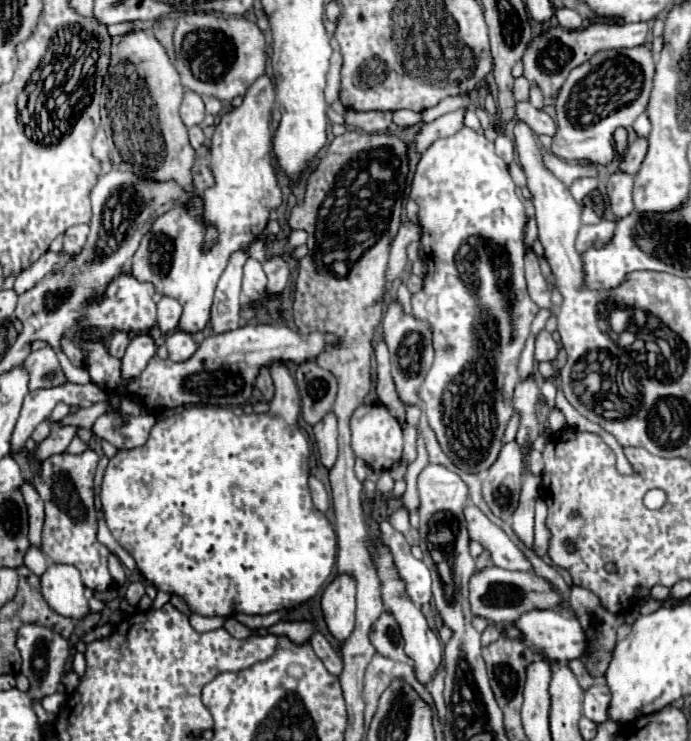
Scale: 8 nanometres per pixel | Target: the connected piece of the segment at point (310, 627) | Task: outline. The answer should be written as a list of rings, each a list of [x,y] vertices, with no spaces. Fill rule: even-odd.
[[[278,622],[278,624],[270,626],[268,632],[274,636],[286,634],[290,640],[300,644],[300,642],[308,640],[308,636],[314,632],[314,624],[310,624],[310,622]]]

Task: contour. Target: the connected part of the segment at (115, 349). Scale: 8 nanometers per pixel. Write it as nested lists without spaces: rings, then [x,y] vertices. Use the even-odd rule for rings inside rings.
[[[118,332],[118,336],[112,336],[110,338],[110,344],[108,344],[108,352],[116,358],[122,358],[124,352],[126,352],[126,346],[130,342],[130,336],[126,336],[124,332]]]

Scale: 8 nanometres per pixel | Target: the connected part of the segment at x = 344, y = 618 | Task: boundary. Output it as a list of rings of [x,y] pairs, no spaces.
[[[336,576],[322,596],[322,612],[326,626],[340,644],[344,644],[354,632],[354,596],[356,584],[354,580],[350,580],[350,576]]]

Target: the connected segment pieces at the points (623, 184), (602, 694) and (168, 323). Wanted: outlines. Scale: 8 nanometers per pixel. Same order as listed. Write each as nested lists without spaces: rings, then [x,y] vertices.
[[[612,174],[606,186],[606,196],[608,196],[608,208],[610,212],[620,220],[624,216],[628,216],[634,210],[634,202],[632,202],[632,184],[634,178],[626,176],[626,174]]]
[[[596,684],[588,688],[584,694],[584,714],[592,722],[604,722],[608,718],[608,708],[610,708],[610,688],[606,684]]]
[[[164,296],[158,302],[158,328],[162,334],[178,330],[178,322],[182,316],[182,306],[178,300]]]

